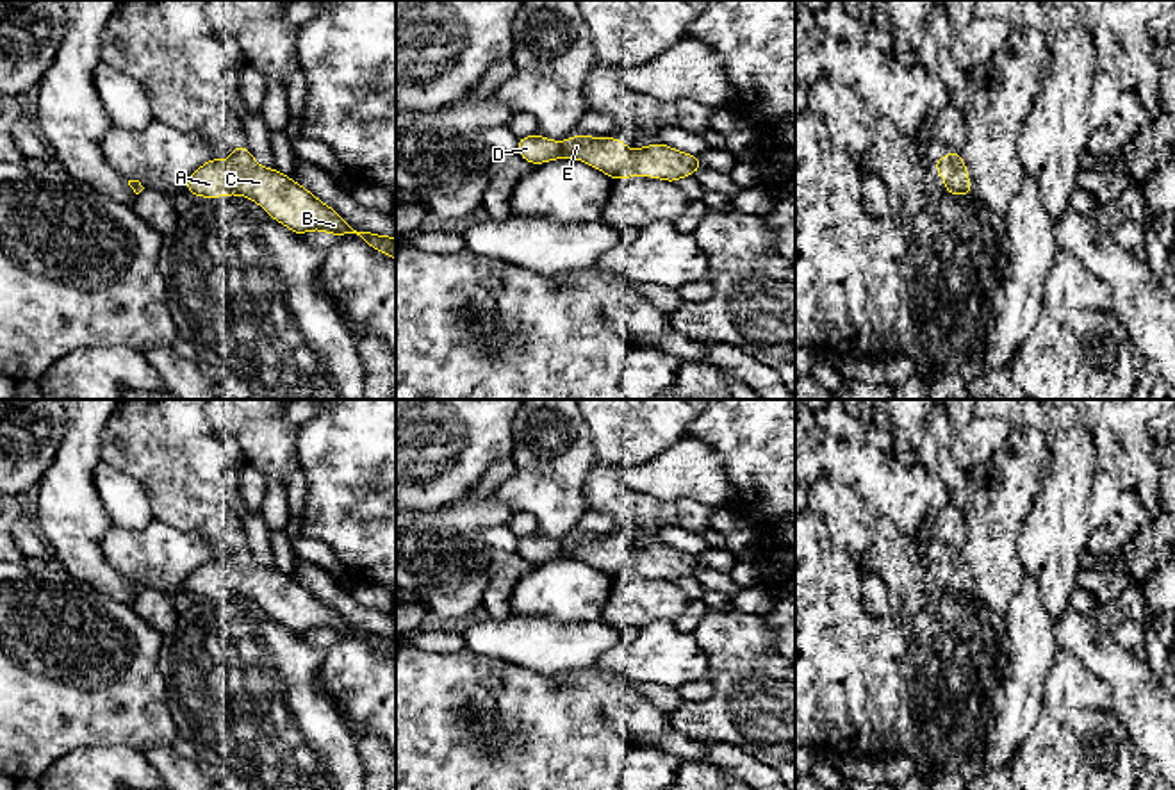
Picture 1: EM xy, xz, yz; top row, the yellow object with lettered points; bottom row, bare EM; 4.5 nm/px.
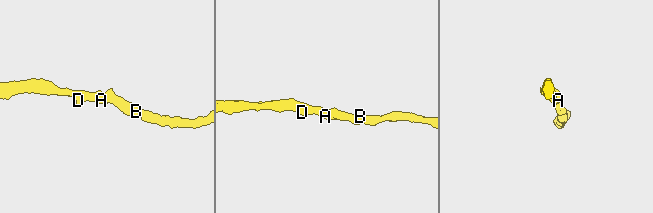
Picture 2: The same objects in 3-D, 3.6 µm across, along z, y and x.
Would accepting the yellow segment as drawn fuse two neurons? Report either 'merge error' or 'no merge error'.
no merge error

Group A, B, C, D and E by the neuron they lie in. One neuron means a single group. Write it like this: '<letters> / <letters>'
A B C D E

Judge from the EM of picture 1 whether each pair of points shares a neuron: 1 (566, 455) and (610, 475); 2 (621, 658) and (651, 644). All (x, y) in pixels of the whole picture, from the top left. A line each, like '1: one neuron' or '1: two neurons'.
1: two neurons
2: one neuron

